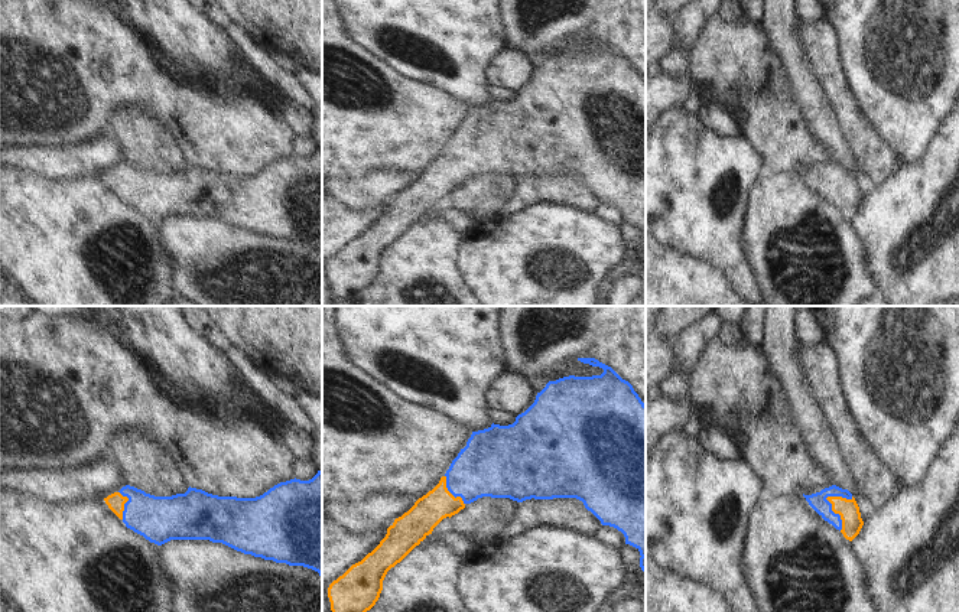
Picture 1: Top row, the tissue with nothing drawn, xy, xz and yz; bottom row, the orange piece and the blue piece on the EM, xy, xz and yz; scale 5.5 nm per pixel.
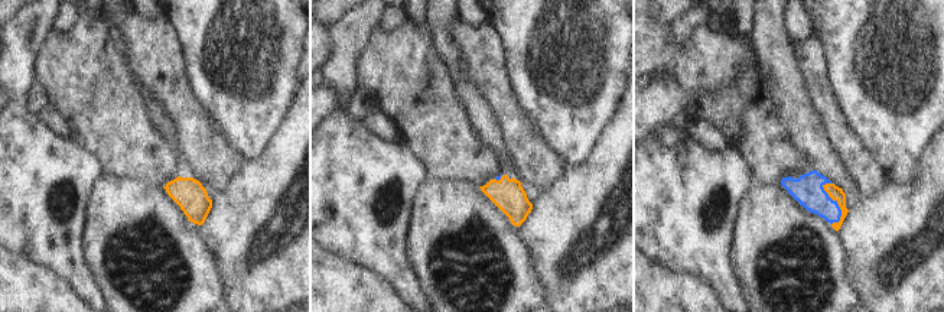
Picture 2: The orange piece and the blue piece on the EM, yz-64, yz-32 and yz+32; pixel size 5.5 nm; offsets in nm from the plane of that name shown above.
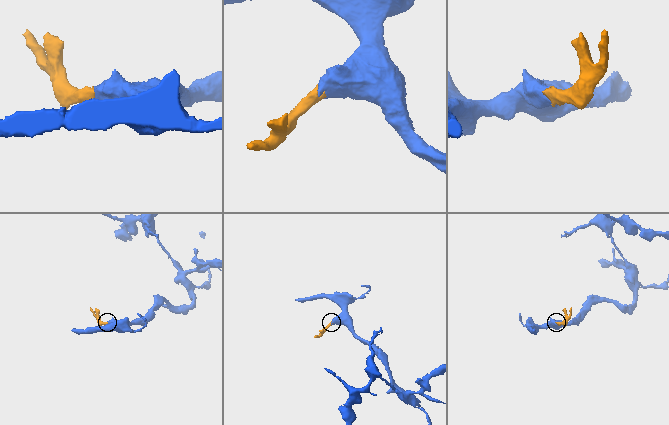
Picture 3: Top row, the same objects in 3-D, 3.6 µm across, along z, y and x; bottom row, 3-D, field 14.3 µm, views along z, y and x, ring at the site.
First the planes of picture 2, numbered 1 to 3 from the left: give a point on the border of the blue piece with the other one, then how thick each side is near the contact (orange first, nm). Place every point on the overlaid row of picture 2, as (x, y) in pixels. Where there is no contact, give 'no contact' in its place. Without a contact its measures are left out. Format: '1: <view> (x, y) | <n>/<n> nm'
1: no contact
2: yz-32 (500, 179) | 180/20 nm
3: yz+32 (839, 205) | 80/170 nm

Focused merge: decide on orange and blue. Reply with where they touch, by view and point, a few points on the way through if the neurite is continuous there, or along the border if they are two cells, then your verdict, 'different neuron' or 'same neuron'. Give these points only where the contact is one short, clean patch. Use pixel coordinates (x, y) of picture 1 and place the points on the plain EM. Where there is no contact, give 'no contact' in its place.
contact yz (836, 189); way yz (848, 186), (836, 189), (825, 179), (818, 178); same neuron

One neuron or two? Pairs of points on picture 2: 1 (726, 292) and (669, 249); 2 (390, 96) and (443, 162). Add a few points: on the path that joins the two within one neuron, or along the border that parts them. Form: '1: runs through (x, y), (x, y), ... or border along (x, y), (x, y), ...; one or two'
1: runs through (716, 276), (689, 249), (684, 249); one
2: runs through (406, 111), (440, 146); one

